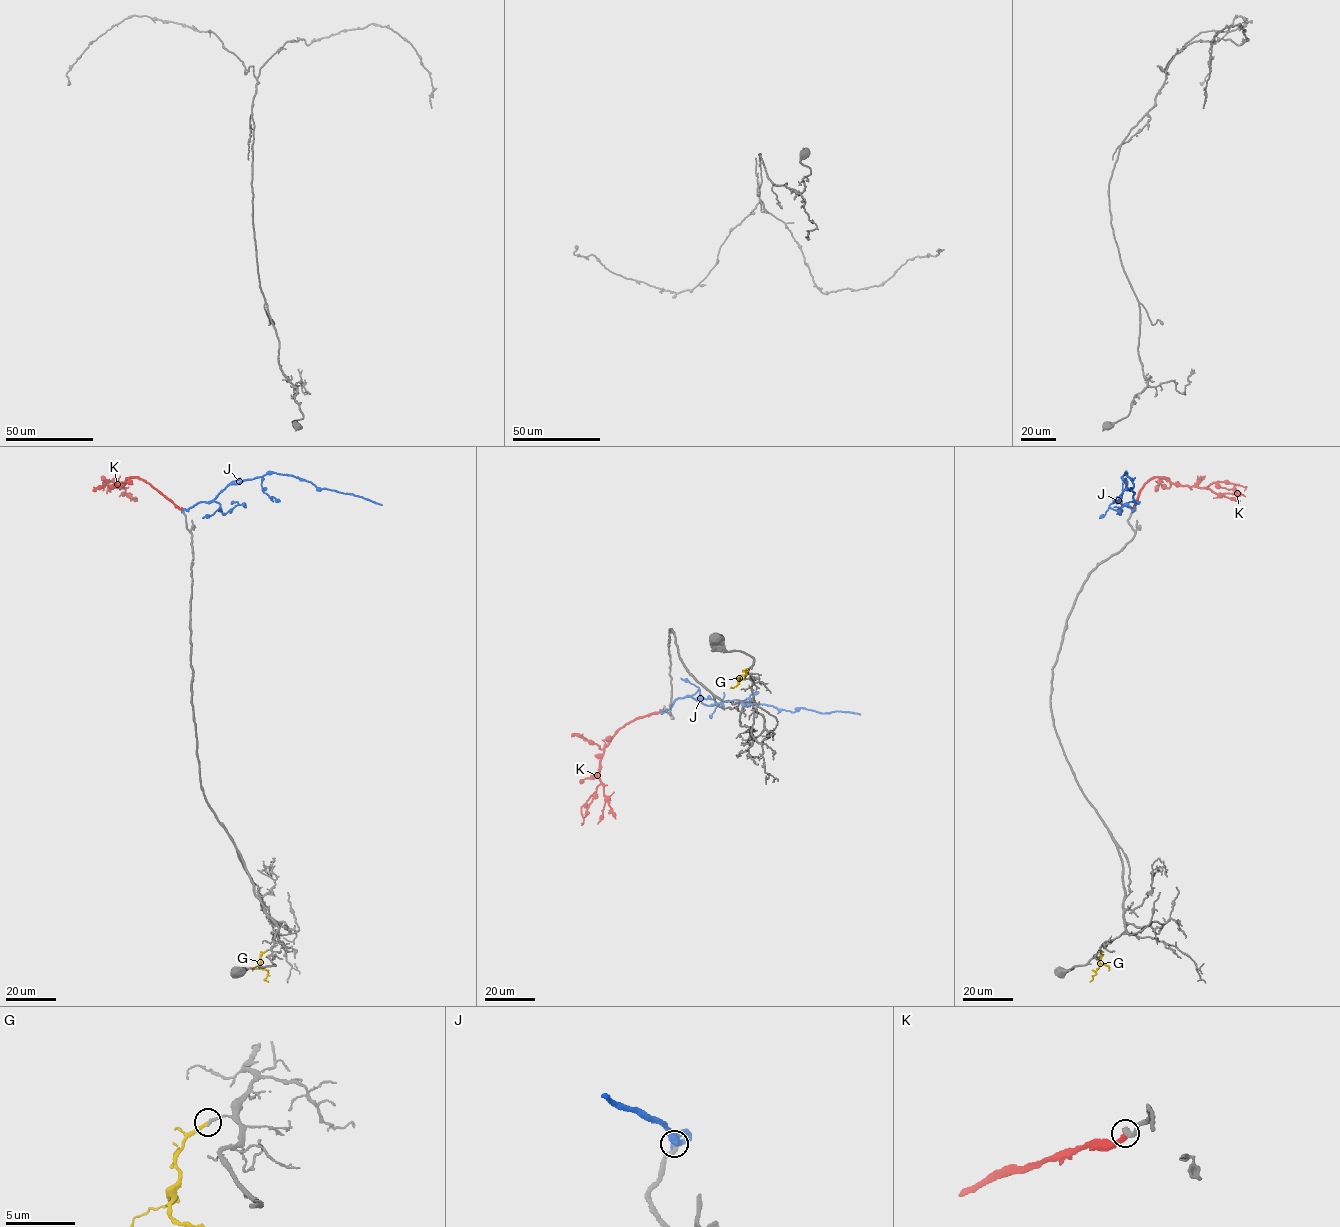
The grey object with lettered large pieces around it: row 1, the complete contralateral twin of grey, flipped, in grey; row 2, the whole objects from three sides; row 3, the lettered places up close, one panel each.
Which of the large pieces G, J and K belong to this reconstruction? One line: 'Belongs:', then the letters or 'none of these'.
Belongs: none of these

